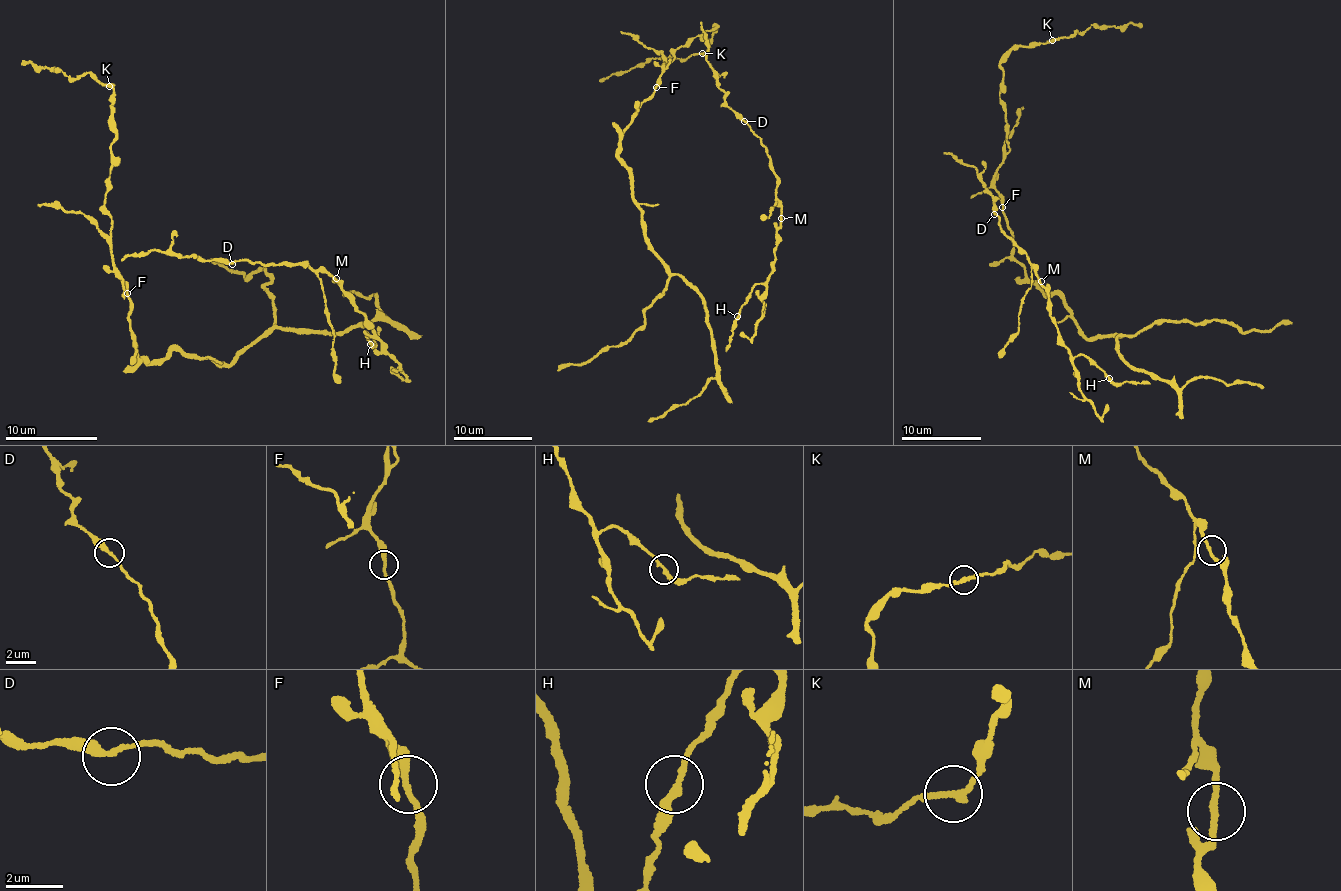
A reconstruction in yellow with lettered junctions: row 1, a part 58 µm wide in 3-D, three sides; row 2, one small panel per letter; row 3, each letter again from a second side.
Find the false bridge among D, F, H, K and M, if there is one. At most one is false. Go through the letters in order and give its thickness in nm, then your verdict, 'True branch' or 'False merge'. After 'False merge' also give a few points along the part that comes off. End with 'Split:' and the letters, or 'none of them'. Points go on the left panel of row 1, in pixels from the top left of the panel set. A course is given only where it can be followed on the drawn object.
D: Thickness 240 nm. True branch
F: Thickness 240 nm. True branch
H: Thickness 240 nm. True branch
K: Thickness 220 nm. True branch
M: Thickness 200 nm. True branch
Split: none of them

